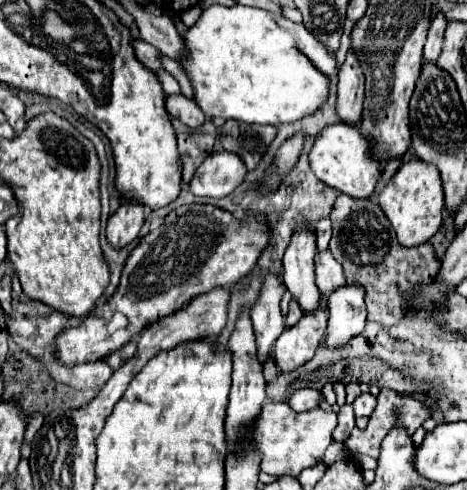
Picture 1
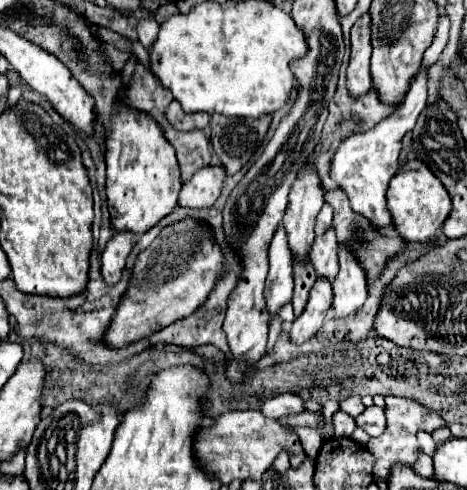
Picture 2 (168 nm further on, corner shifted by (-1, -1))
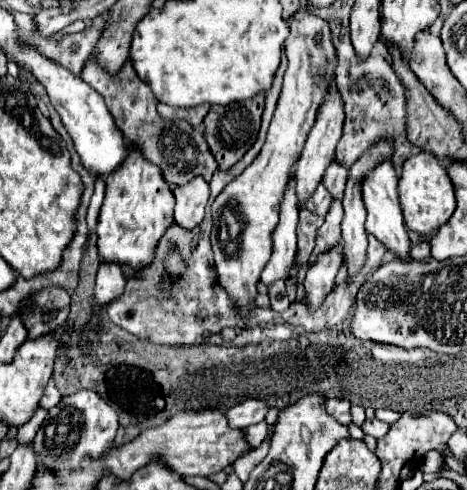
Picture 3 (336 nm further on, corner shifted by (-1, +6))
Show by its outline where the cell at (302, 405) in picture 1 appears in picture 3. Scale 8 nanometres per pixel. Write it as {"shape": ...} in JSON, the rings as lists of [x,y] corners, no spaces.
{"shape":[[[248,399],[248,401],[228,409],[226,411],[226,421],[232,429],[246,429],[254,423],[260,423],[264,419],[266,411],[268,411],[268,407],[262,401]]]}

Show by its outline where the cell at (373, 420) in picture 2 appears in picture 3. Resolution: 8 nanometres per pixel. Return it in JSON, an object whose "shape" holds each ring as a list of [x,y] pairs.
{"shape":[[[376,417],[374,419],[366,419],[364,425],[362,425],[362,431],[366,435],[372,435],[374,439],[382,439],[388,433],[388,429],[390,429],[390,425],[380,421],[380,419],[376,419]]]}

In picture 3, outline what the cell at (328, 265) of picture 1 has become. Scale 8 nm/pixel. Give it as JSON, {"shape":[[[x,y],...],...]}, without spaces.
{"shape":[[[332,199],[332,205],[328,209],[328,215],[324,217],[324,225],[320,227],[318,231],[318,237],[316,237],[316,249],[311,253],[309,257],[309,263],[314,263],[314,259],[324,253],[326,249],[334,247],[334,245],[340,245],[342,241],[342,229],[340,229],[340,223],[342,223],[342,201],[340,199]]]}

